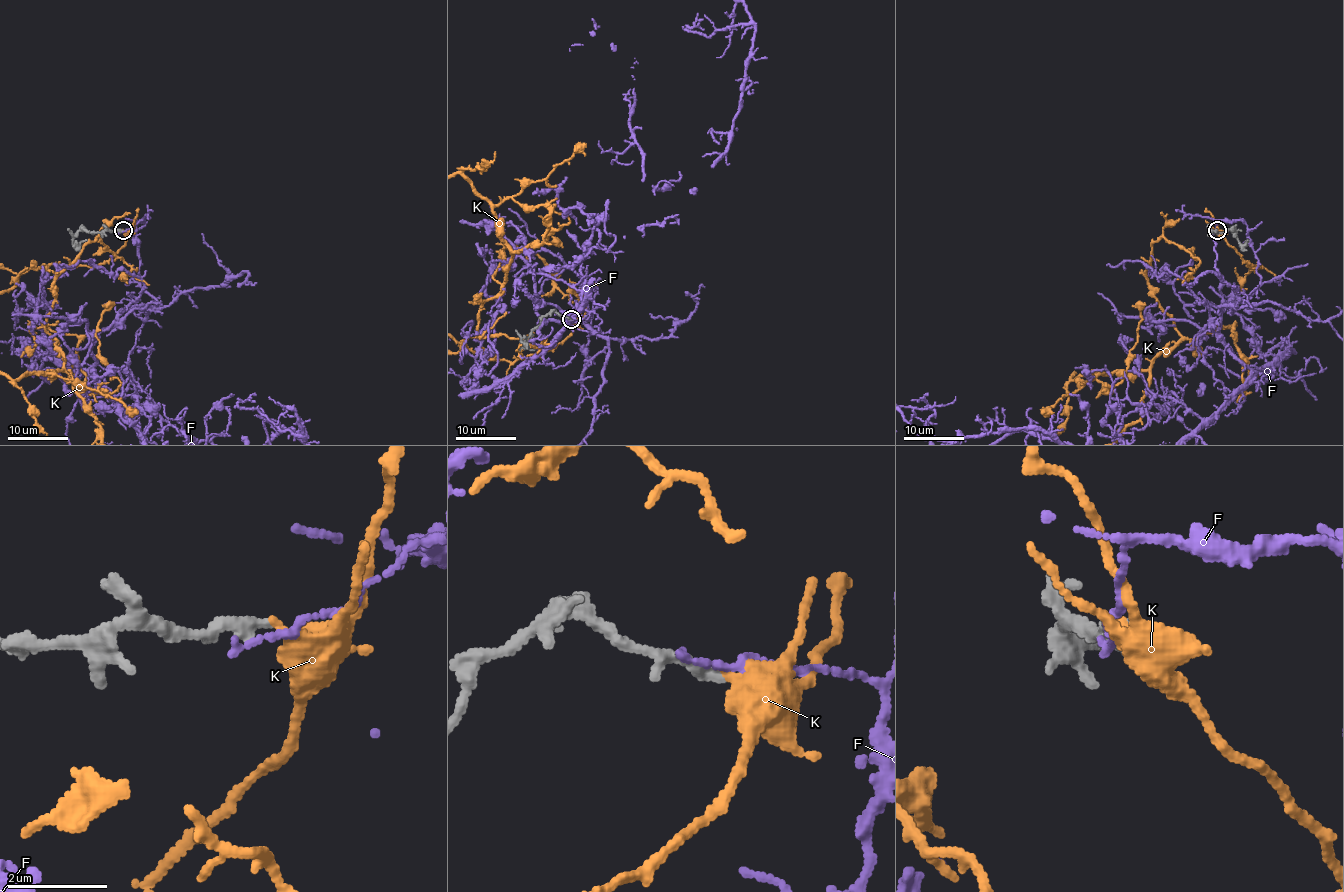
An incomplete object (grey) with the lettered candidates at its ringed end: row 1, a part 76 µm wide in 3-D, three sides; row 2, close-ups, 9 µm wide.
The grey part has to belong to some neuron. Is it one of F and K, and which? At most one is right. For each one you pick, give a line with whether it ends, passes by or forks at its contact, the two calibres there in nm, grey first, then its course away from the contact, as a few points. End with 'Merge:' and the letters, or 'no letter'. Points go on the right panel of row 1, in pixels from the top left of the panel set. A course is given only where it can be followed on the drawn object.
Merge: no letter

